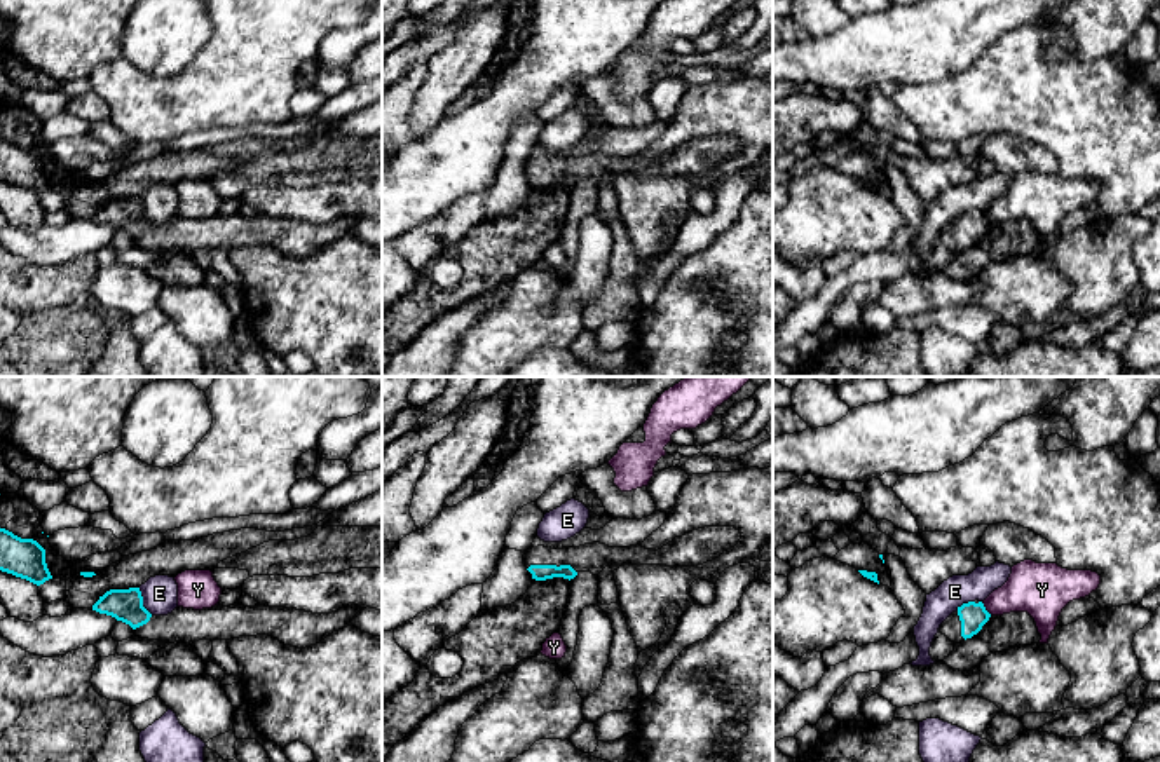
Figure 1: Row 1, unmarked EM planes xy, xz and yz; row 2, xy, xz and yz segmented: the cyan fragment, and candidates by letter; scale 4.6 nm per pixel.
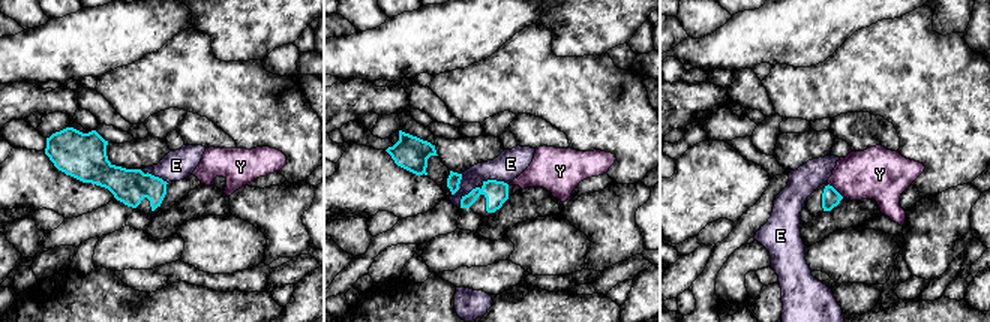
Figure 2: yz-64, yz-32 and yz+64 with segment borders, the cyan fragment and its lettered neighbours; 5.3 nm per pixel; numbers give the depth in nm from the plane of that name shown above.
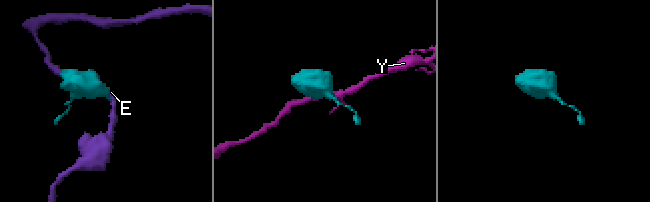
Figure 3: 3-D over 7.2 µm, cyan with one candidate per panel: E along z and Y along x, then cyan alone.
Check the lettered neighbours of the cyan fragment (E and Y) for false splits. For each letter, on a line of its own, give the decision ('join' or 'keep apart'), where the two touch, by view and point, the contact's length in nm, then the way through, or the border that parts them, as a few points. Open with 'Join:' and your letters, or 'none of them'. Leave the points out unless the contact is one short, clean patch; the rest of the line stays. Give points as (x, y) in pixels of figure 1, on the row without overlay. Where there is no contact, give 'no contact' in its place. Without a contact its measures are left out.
Join: none of them
E: keep apart; contact xy (142, 211); length 140 nm; border xy (138, 197), (143, 215), (152, 224)
Y: keep apart; contact yz (984, 218); length 80 nm; border yz (981, 211), (991, 224)

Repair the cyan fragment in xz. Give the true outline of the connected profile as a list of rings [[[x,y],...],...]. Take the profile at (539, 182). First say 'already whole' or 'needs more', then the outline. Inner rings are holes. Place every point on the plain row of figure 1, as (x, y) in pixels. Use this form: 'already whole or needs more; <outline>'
needs more; [[[705,136],[693,139],[658,160],[649,160],[640,153],[630,157],[609,157],[600,152],[579,157],[551,159],[537,155],[523,164],[529,185],[536,190],[553,187],[574,188],[579,181],[598,185],[605,176],[612,181],[621,174],[666,174],[698,176],[719,167],[734,157],[741,148],[734,136]]]

